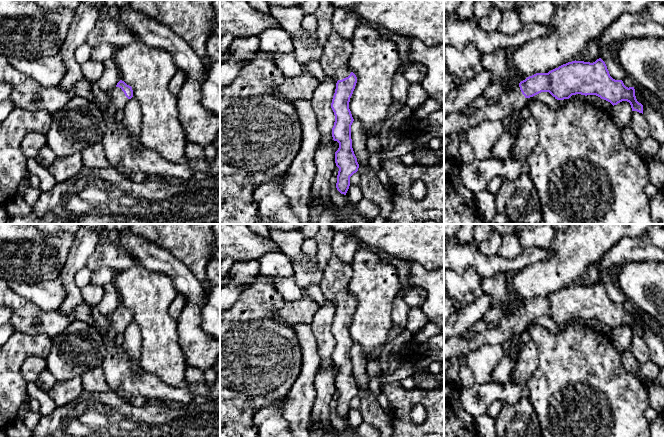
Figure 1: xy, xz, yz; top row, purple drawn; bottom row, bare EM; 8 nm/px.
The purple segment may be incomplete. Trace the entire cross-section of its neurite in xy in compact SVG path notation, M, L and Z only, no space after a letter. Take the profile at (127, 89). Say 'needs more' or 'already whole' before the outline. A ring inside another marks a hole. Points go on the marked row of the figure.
needs more; M120 80L116 87L106 92L110 96L110 103L106 105L106 110L115 115L118 111L123 111L129 99L133 97L132 87Z

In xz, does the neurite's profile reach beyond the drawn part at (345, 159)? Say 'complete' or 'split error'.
split error

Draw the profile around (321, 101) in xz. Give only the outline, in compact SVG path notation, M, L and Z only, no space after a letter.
M326 75L313 93L310 100L312 110L317 119L318 130L321 134L320 143L329 145L333 143L332 128L335 122L335 115L331 108L332 99L336 89L337 79Z

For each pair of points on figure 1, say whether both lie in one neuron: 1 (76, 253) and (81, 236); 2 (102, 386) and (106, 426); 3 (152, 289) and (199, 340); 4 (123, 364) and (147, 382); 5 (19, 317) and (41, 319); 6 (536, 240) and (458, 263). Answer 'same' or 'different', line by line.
1: same
2: different
3: different
4: same
5: same
6: different

